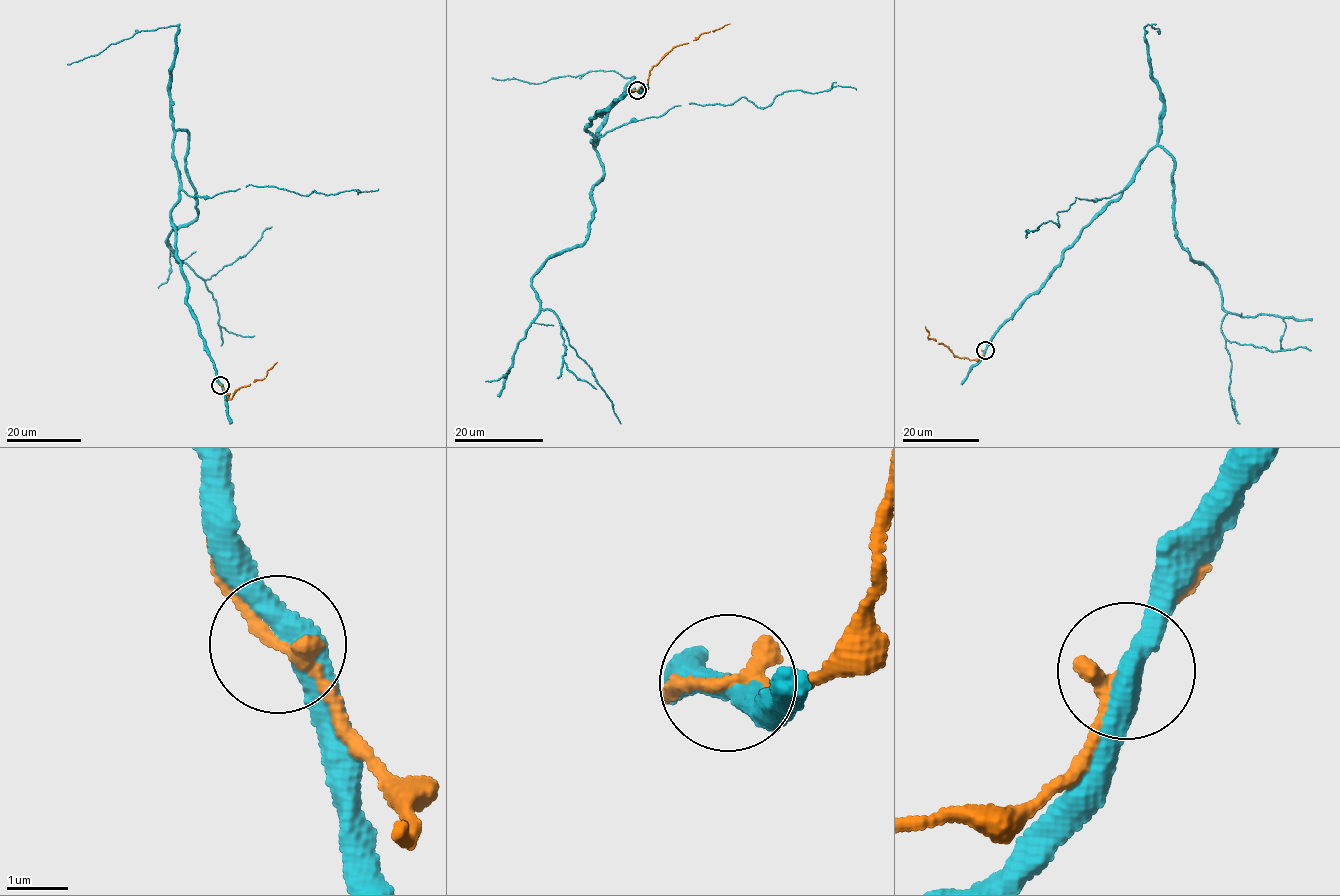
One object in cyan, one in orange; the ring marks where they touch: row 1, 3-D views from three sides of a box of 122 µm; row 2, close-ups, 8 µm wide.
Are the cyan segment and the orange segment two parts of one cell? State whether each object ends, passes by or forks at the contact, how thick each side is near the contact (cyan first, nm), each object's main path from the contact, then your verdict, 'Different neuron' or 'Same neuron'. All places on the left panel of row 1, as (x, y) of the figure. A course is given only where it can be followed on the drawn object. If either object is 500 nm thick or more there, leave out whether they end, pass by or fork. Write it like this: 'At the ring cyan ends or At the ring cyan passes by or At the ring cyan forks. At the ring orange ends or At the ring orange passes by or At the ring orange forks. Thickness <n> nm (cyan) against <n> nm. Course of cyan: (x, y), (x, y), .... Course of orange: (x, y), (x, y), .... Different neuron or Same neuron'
At the ring cyan passes by. At the ring orange passes by. Thickness 440 nm (cyan) against 240 nm. Course of cyan: (220, 385), (171, 220), (179, 129), (198, 213), (167, 240), (177, 259), (206, 279), (271, 227). Course of orange: (220, 385), (227, 399), (232, 398), (240, 388), (263, 379), (277, 362). Same neuron

